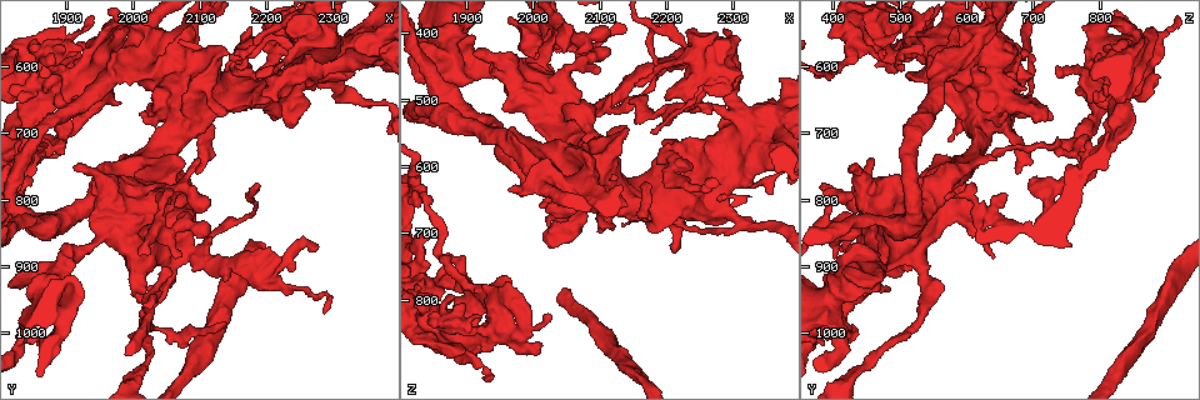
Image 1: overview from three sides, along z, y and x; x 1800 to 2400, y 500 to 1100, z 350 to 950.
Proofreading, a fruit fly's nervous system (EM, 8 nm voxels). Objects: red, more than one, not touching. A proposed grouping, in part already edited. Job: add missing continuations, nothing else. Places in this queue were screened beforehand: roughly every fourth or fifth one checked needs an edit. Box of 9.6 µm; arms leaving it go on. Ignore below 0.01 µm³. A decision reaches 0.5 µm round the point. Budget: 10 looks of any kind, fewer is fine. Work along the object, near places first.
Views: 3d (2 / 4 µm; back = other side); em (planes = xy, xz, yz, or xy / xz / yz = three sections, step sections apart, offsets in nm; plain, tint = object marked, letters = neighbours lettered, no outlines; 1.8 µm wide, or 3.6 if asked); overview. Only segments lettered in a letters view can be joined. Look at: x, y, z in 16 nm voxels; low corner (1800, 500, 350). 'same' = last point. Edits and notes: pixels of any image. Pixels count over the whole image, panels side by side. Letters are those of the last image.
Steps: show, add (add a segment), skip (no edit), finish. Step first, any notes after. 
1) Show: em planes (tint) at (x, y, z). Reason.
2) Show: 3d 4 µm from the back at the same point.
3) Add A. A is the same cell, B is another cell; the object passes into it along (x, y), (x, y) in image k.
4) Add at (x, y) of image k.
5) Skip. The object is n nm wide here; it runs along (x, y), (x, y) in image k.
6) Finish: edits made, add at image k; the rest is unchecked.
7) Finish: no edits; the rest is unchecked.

Show: 3d 4 µm at (2285, 965, 400). Long arm stops here.

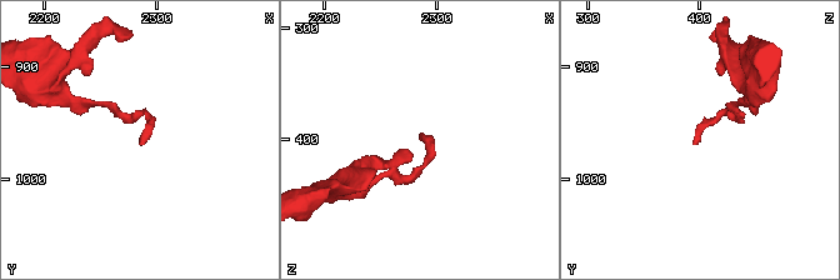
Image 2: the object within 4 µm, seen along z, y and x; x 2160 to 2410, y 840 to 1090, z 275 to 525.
Show: em 3.6 µm xy step 8 (tint) at (2284, 968, 394). Shape alone is not enough.

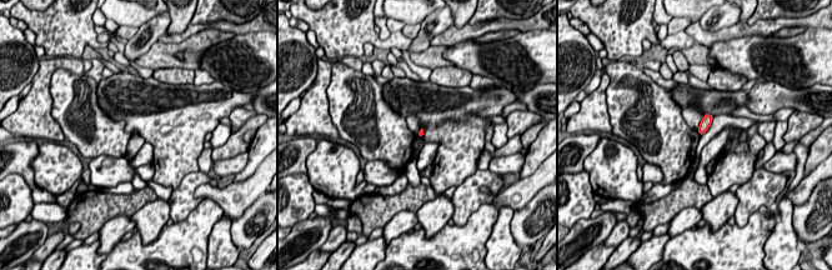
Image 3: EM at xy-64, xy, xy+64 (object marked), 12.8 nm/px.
Show: em 3.6 µm xy step 8 (letters) at the same point.

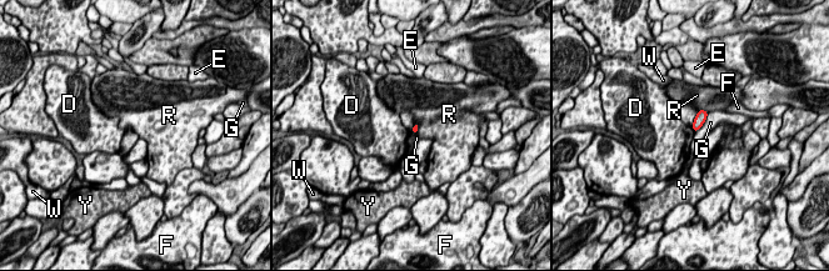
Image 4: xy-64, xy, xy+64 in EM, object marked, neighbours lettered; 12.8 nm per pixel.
Skip. The longest contact is with G, 320 nm; D, E, F, G, R, W and Y are other cells; no lettered segment goes on from it.

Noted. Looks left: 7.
Show: em xy step 4 (tint) at (2070, 885, 405). Branch stops here.

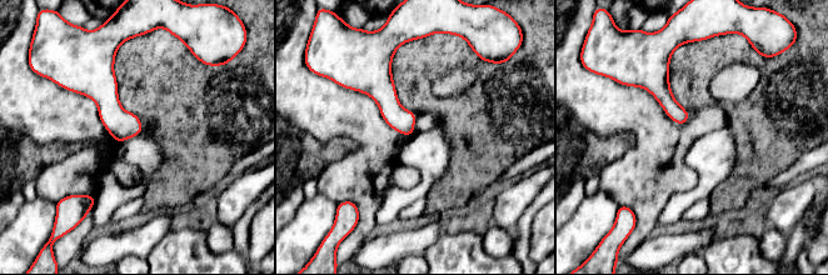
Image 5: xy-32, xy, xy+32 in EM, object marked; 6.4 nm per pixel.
Show: em yz step 4 (tint) at the same point. Another direction.

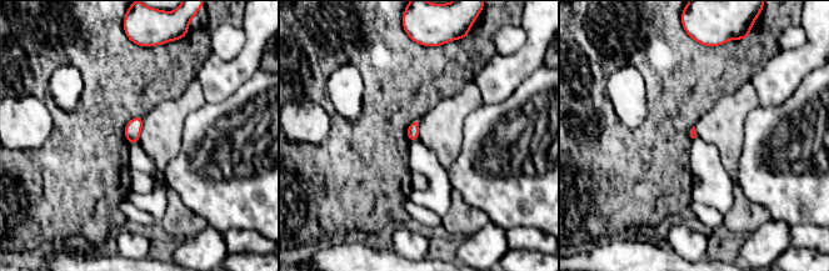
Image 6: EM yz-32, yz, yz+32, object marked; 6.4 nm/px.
Show: em yz step 4 (letters) at the same point. What lies round it.

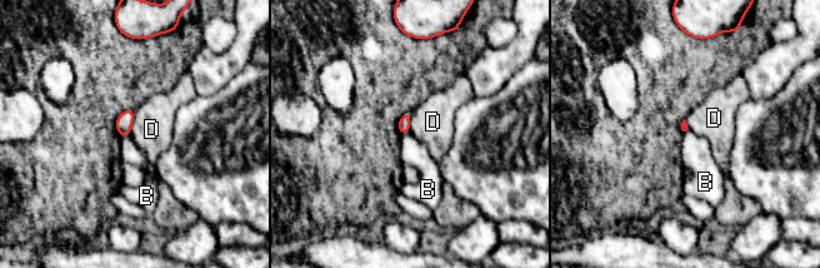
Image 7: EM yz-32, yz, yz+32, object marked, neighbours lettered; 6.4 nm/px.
Skip. B and D are other cells; a border runs along (410, 132), (401, 135) in image 7; none of them fits.

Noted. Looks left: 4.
Show: em xz step 8 (tint) at (2310, 585, 685). Closes a loop.

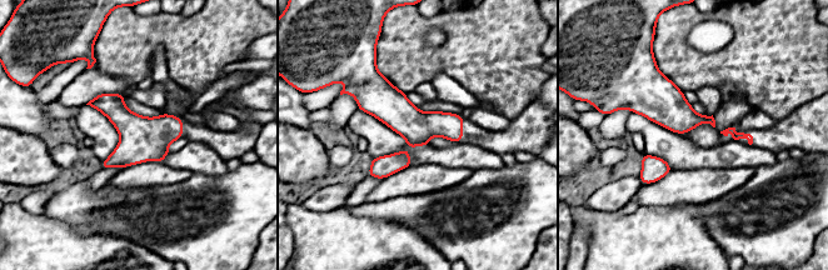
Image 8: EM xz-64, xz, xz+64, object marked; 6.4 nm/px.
Show: em planes (tint) at the same point.

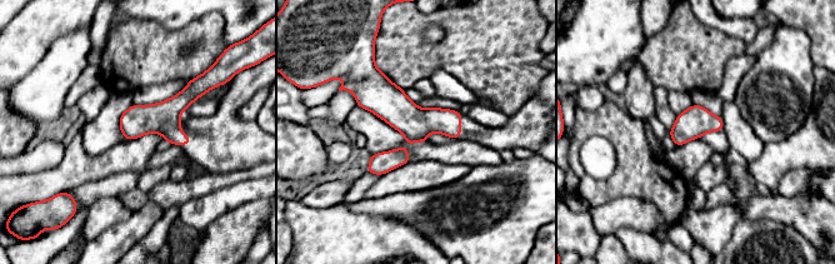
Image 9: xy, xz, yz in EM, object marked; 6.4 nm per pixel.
Show: em planes (letters) at the same point. See the neighbours.

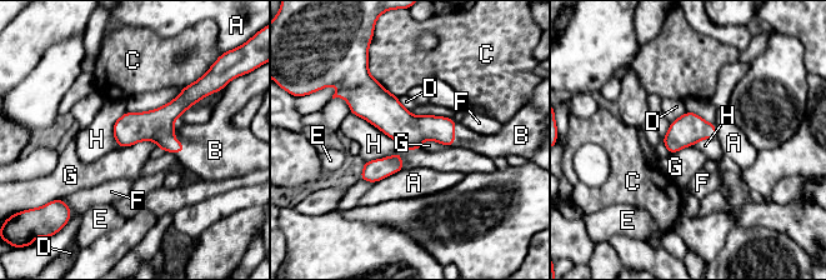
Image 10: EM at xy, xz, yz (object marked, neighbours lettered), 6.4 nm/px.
Add B. B is the same cell, A, C, D, E, F, G and H are other cells; the neuron continues.

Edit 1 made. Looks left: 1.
Show: em planes (letters) at (1895, 580, 810). Branch stops here.

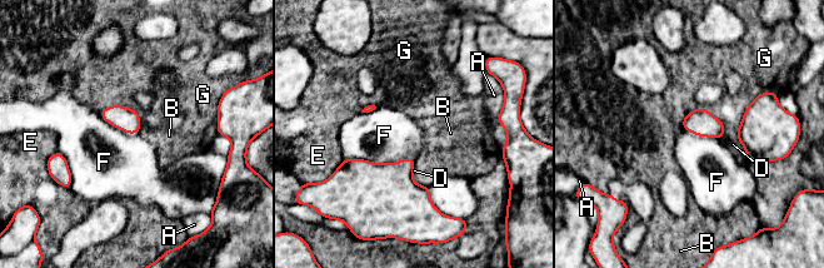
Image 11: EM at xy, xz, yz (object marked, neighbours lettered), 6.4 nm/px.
Skip. A, B, D, E, F and G are other cells; a border runs along (343, 158), (378, 163), (415, 159) in image 11; none of them fits.

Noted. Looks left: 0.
Finish: edits made, add at image 10; the rest is unchecked.

